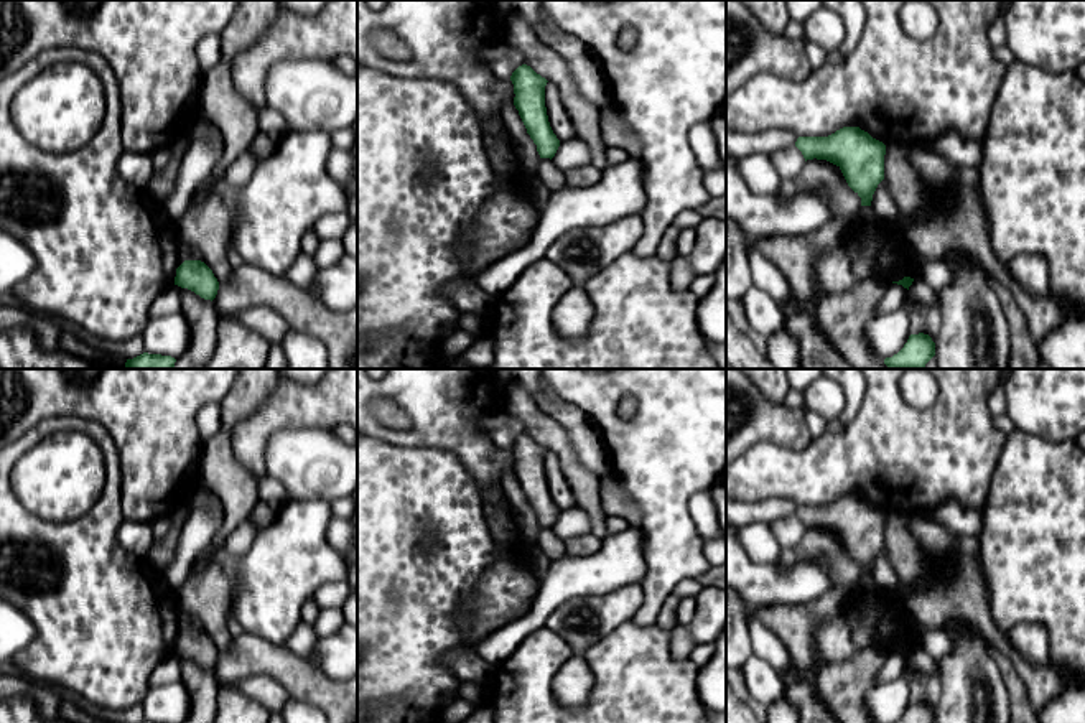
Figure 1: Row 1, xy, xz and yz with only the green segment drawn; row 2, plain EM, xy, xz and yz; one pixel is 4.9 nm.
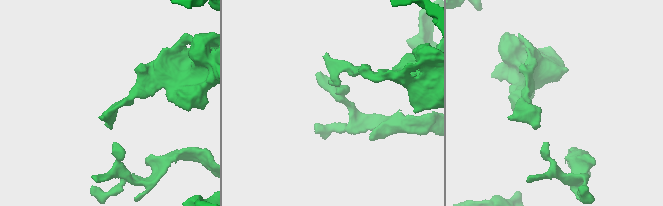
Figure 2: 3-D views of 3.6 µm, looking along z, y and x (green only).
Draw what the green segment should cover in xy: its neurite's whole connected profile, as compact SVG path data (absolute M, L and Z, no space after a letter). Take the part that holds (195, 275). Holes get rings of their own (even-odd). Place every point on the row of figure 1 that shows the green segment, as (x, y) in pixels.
M184 260L176 268L175 285L188 288L204 300L214 300L219 282L212 270L201 260Z

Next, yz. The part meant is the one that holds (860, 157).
M843 127L828 137L799 137L795 147L807 160L836 165L848 186L871 206L878 184L884 180L886 145L859 127Z

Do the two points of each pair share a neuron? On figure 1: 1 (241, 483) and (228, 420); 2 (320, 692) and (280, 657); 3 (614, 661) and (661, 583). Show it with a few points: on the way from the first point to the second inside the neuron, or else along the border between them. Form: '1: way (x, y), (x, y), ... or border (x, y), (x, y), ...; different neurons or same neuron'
1: way (226, 468), (224, 435); same neuron
2: way (310, 685), (290, 667); same neuron
3: border (633, 620), (637, 625), (656, 623); different neurons

